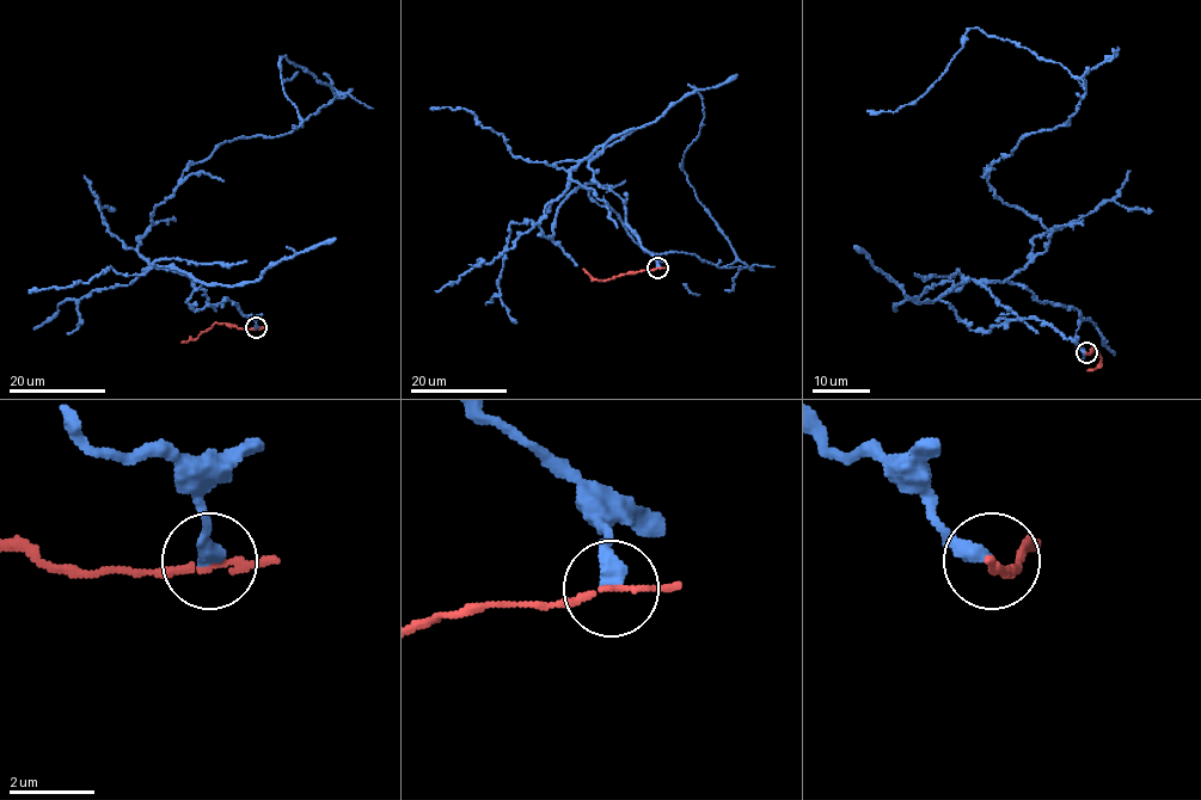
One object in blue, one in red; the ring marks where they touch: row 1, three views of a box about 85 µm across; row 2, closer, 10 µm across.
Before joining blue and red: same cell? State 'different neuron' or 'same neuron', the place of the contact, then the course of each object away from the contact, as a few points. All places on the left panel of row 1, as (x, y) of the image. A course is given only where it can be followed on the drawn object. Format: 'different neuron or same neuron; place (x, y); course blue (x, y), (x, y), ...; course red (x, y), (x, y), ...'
different neuron; place (256, 327); course blue (256, 328), (231, 300), (192, 308), (200, 282), (138, 252), (188, 165), (335, 98), (283, 56), (292, 124); course red (256, 328), (240, 330), (215, 322), (197, 338), (182, 343)

